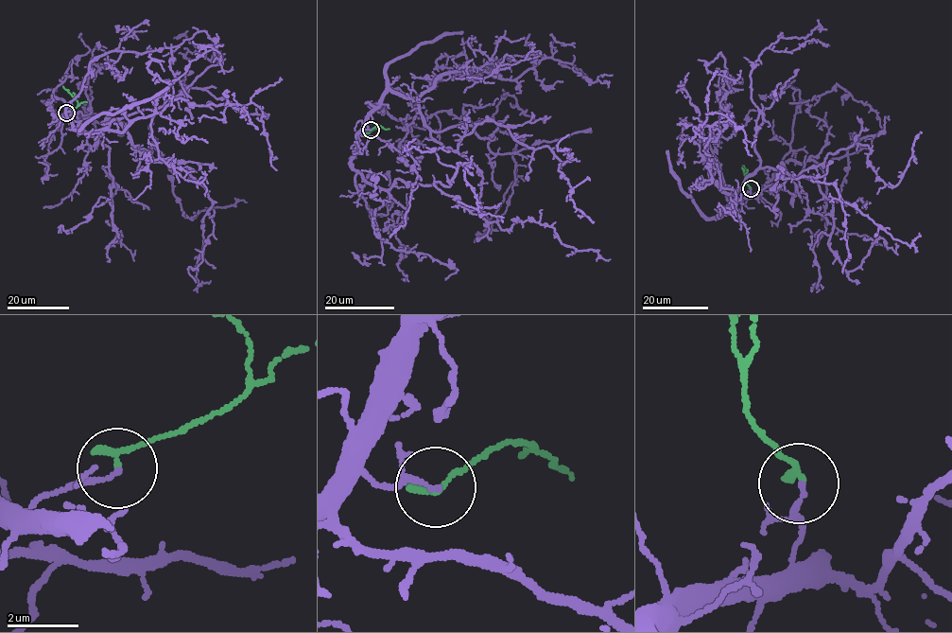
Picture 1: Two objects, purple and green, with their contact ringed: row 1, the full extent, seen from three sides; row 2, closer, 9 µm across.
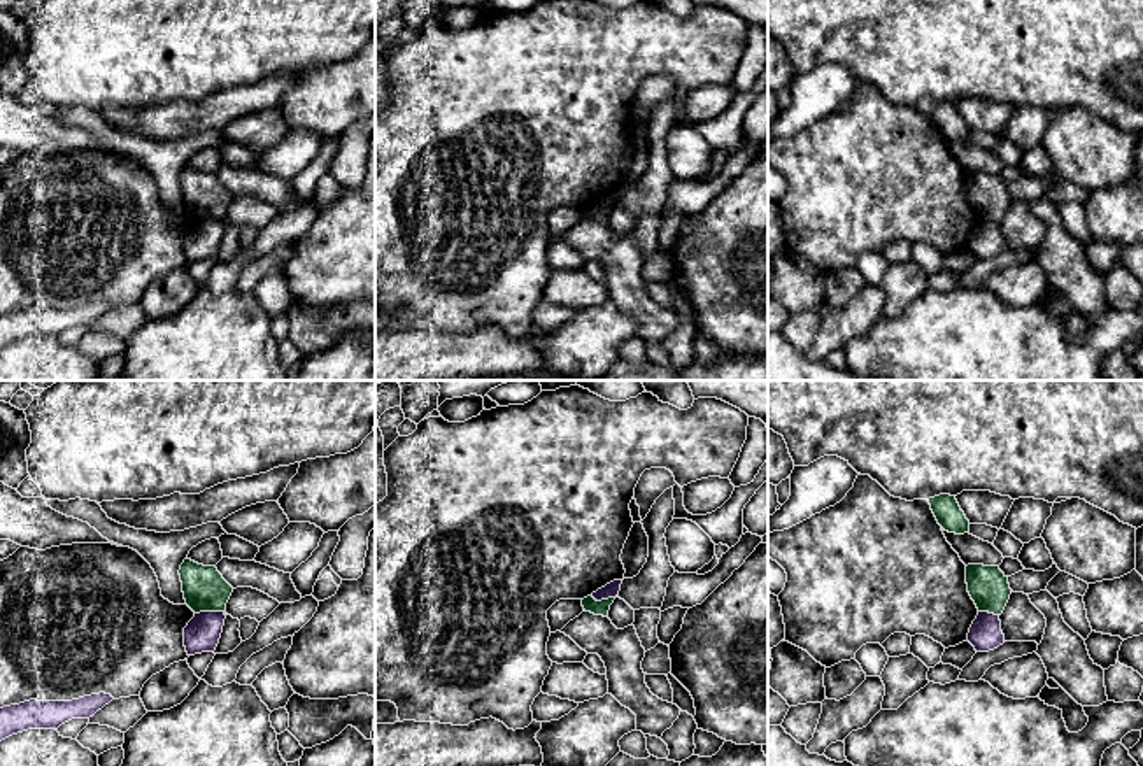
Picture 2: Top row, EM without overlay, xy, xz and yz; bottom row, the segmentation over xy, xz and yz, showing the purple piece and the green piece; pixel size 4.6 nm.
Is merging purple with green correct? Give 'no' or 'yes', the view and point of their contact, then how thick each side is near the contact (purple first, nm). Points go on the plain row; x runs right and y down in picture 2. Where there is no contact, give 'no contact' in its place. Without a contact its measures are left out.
no; meets purple in xy at (209, 219); 160 nm thick on the purple side, 200 nm on the other

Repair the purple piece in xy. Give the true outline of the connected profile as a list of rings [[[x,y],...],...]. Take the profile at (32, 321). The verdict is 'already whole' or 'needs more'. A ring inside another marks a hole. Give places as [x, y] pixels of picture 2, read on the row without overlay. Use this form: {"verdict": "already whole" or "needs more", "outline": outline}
{"verdict": "already whole", "outline": [[[100,300],[72,309],[37,309],[0,316],[0,349],[28,337],[58,337],[72,326],[89,326],[114,305]]]}

